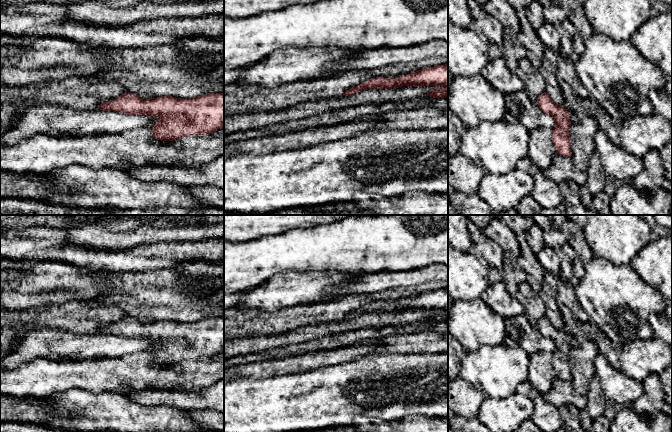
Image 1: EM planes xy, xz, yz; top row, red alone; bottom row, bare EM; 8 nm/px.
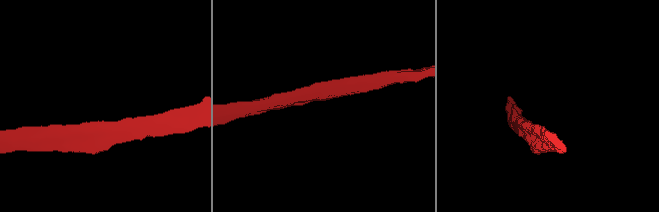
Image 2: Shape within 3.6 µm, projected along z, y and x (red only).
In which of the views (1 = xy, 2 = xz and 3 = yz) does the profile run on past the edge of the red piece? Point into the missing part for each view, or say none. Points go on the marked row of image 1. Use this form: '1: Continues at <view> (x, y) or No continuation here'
1: No continuation here
2: No continuation here
3: No continuation here

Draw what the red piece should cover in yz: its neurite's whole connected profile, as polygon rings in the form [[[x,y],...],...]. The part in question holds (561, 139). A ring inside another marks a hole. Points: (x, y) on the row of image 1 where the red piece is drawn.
[[[546,92],[538,97],[536,104],[544,113],[554,118],[552,142],[556,153],[564,157],[571,157],[569,112],[564,106],[555,104]]]

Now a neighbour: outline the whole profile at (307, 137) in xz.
[[[367,115],[360,119],[299,132],[235,141],[224,145],[224,158],[239,153],[263,154],[345,139],[363,131],[381,129],[385,123],[380,116]]]

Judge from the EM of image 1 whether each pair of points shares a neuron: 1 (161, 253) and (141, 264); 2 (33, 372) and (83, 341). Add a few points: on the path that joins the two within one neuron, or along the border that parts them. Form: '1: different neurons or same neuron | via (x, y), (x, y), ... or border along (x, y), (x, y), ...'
1: same neuron | via (156, 257), (146, 260)
2: different neurons | border along (82, 359), (57, 360)

